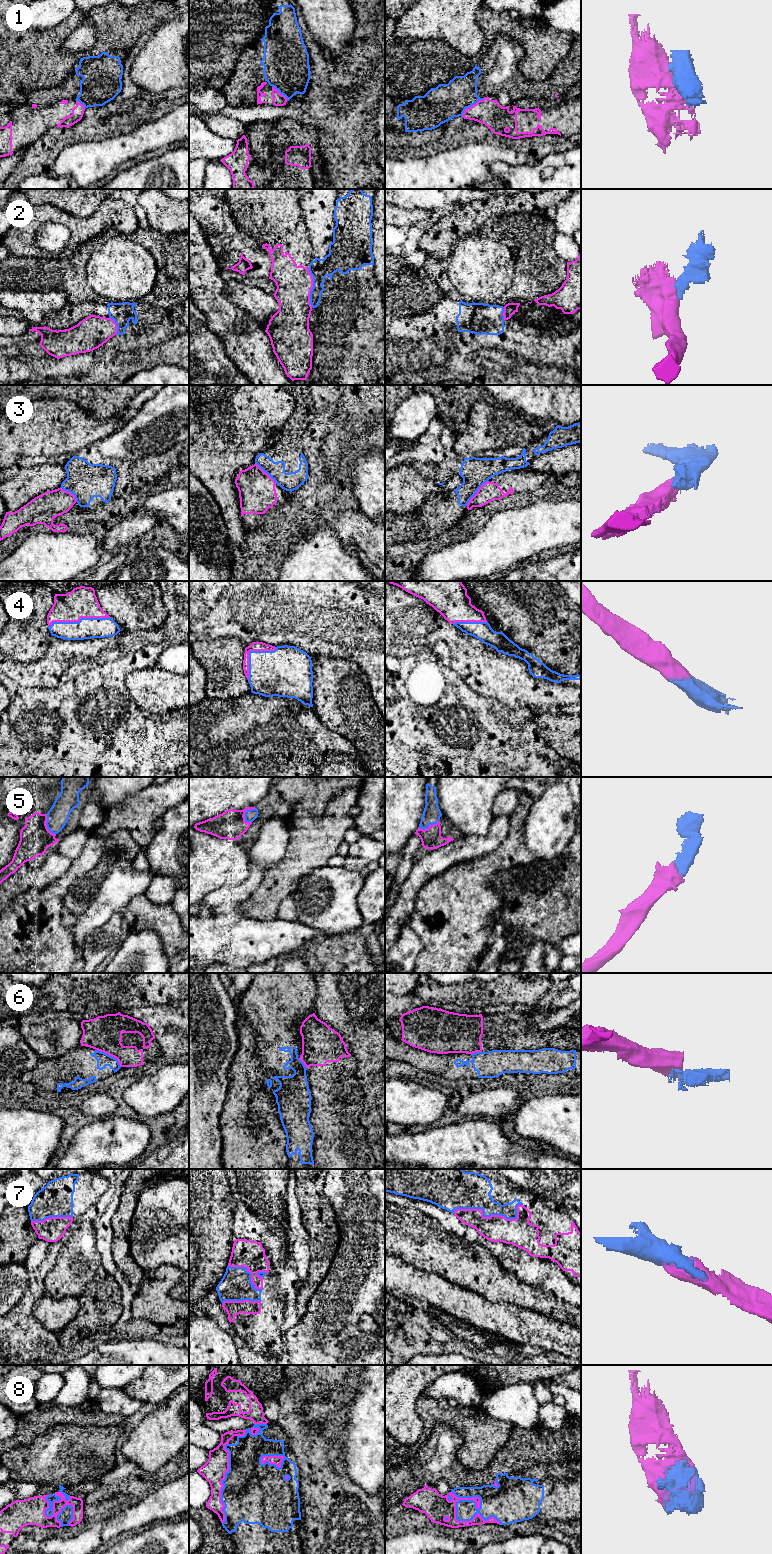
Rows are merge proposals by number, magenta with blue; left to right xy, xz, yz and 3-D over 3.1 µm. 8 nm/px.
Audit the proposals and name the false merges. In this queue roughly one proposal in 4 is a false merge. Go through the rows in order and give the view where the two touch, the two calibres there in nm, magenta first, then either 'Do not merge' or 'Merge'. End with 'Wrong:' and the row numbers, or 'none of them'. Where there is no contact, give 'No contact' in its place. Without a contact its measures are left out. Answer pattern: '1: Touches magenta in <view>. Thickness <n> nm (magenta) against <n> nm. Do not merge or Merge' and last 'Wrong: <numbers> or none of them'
1: Touches magenta in yz. Thickness 200 nm (magenta) against 280 nm. Do not merge
2: Touches magenta in xz. Thickness 300 nm (magenta) against 160 nm. Do not merge
3: Touches magenta in yz. Thickness 160 nm (magenta) against 220 nm. Do not merge
4: Touches magenta in xy. Thickness 240 nm (magenta) against 170 nm. Merge
5: Touches magenta in xz. Thickness 240 nm (magenta) against 100 nm. Merge
6: Touches magenta in xy. Thickness 280 nm (magenta) against 110 nm. Do not merge
7: Touches magenta in yz. Thickness 220 nm (magenta) against 280 nm. Merge
8: Touches magenta in yz. Thickness 200 nm (magenta) against 180 nm. Merge
Wrong: 1, 2, 3, 6

